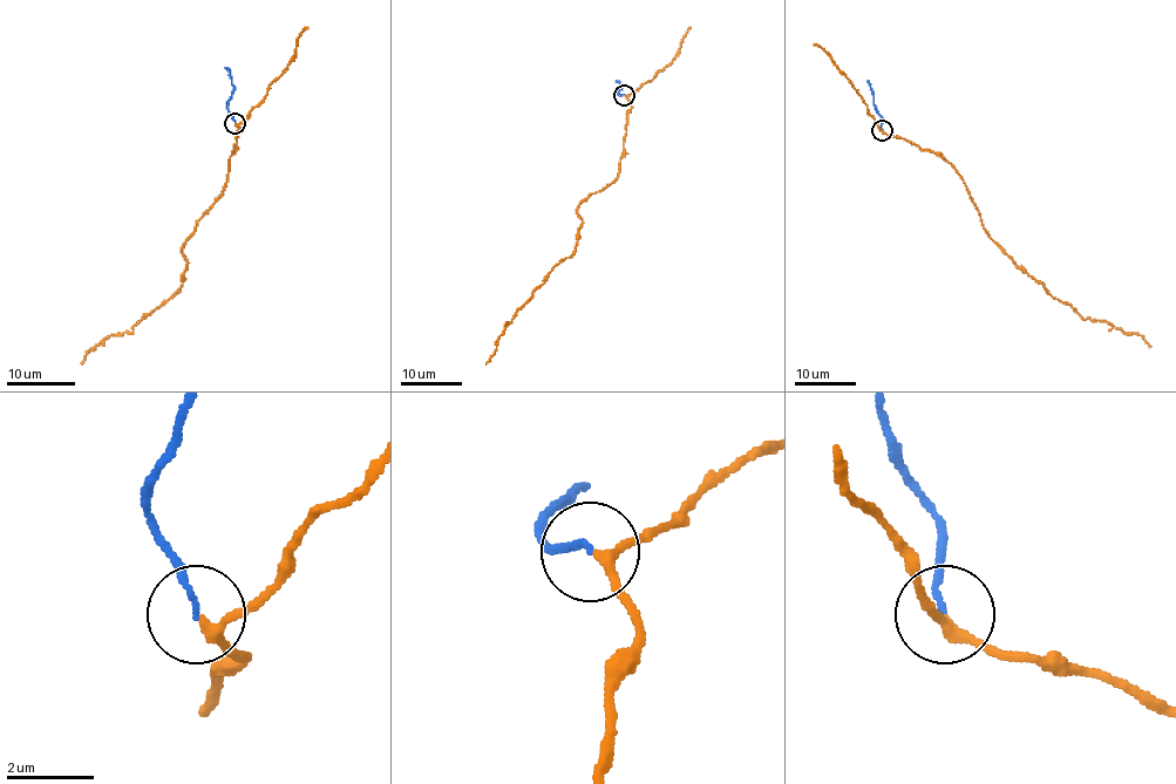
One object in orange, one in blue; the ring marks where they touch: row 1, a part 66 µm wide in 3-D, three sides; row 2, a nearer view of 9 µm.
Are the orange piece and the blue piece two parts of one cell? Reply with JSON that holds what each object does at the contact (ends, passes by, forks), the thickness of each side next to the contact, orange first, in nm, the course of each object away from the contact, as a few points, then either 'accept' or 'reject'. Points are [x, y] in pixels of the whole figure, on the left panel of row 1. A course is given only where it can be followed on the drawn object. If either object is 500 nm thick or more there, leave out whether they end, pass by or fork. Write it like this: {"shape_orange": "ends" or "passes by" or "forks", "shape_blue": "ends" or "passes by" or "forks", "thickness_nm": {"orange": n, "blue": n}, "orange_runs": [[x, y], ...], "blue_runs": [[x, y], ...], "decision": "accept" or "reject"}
{"shape_orange": "passes by", "shape_blue": "ends", "thickness_nm": {"orange": 200, "blue": 130}, "orange_runs": [[235, 123], [242, 130], [219, 198], [184, 244], [188, 270], [181, 288], [131, 332], [111, 334], [82, 365]], "blue_runs": [[235, 123], [226, 107], [233, 84], [225, 68]], "decision": "accept"}

